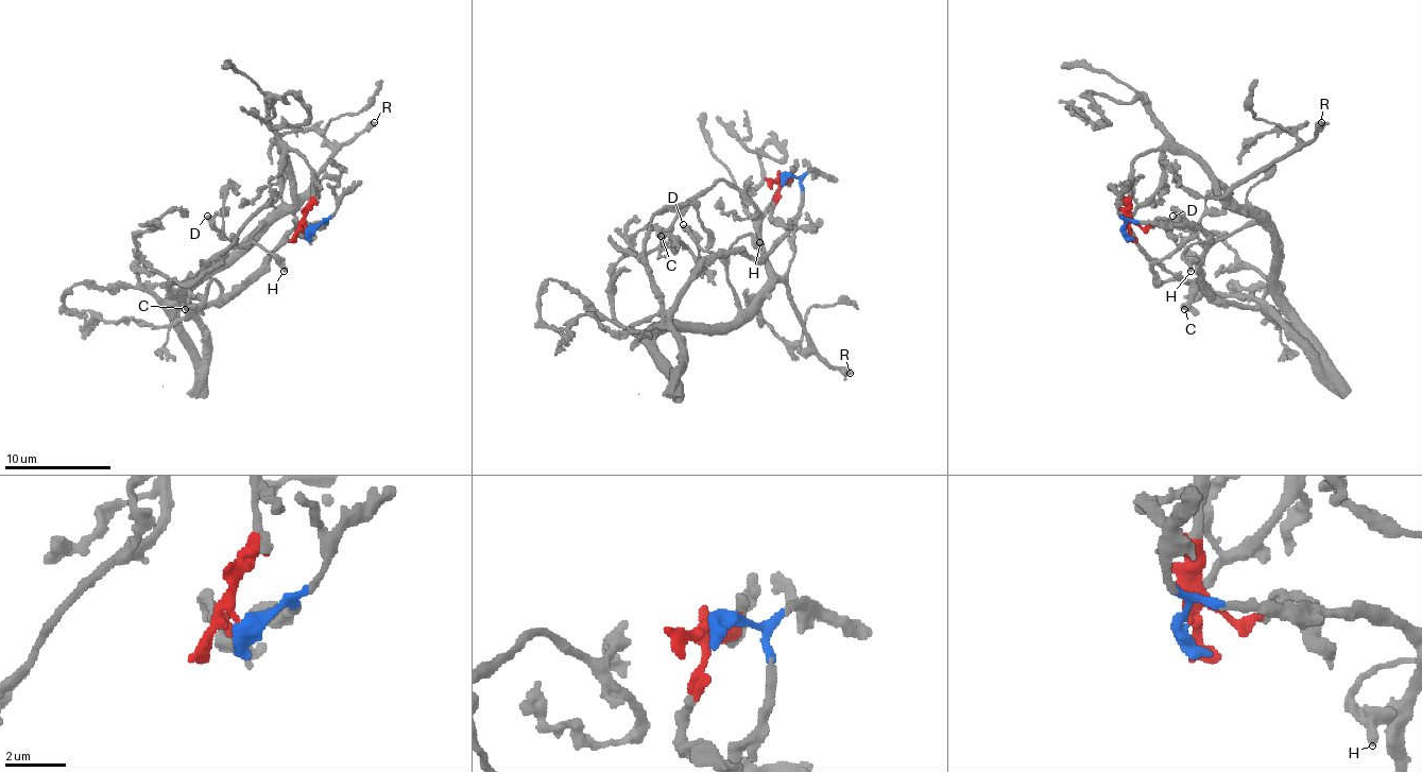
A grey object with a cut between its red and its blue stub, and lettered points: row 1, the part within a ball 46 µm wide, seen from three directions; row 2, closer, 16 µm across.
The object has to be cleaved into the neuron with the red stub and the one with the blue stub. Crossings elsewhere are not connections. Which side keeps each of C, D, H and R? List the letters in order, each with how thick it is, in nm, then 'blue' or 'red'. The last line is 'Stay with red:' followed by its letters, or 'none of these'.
C: calibre 320 nm; blue
D: calibre 380 nm; red
H: calibre 360 nm; red
R: calibre 550 nm; red
Stay with red: D, H, R

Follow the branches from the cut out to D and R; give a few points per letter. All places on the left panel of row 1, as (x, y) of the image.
D: (306, 226), (311, 166), (295, 150), (285, 152), (292, 203), (281, 205), (244, 242), (232, 242), (207, 216)
R: (306, 226), (311, 166), (301, 155), (287, 150), (285, 152), (290, 187), (301, 194), (340, 150), (375, 123)

